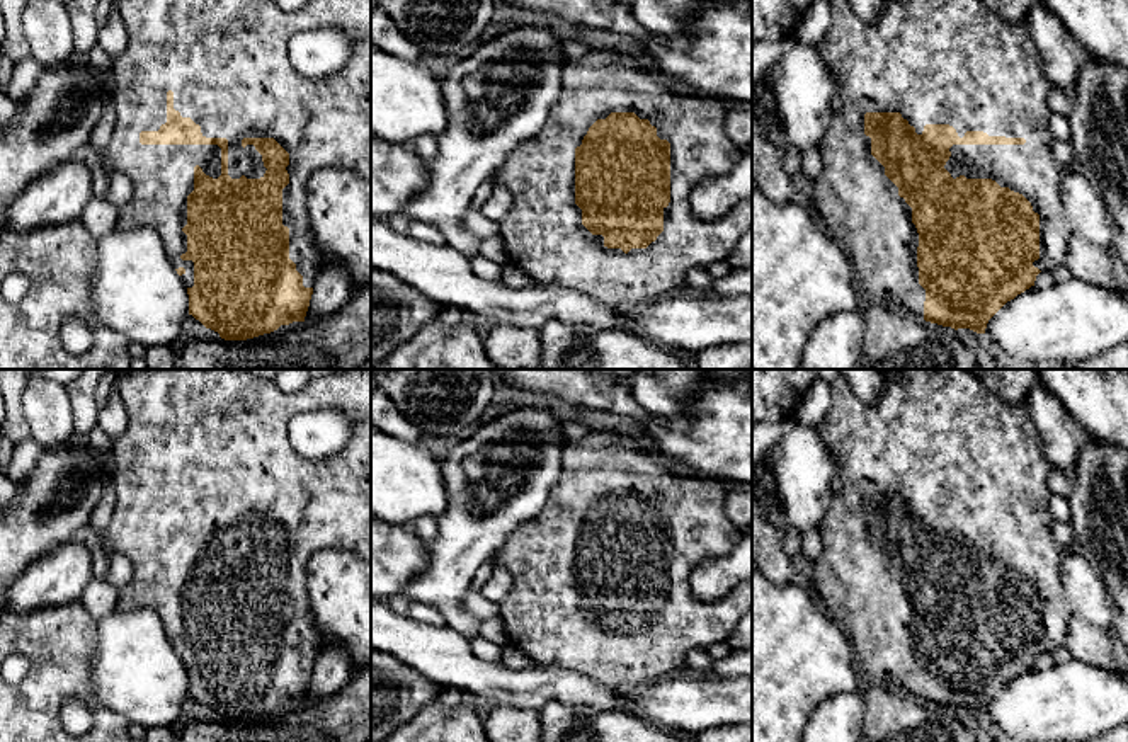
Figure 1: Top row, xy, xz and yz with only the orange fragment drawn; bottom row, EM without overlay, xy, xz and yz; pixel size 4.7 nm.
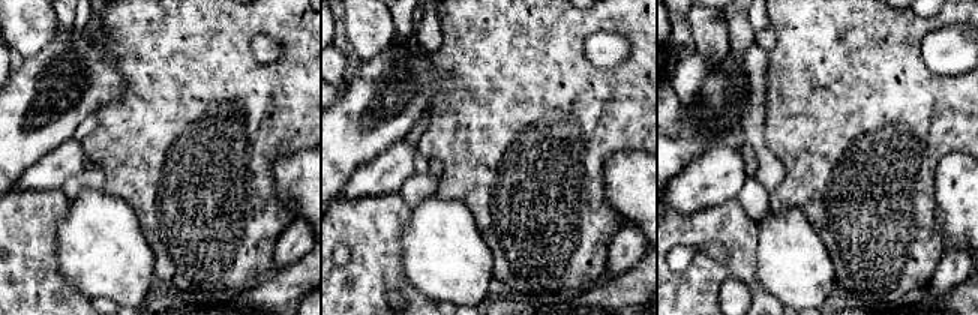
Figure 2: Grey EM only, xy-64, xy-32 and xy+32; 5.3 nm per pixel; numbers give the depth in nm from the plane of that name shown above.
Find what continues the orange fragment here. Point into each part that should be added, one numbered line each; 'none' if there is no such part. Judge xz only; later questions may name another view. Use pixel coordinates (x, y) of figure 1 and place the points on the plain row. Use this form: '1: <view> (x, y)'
1: xz (543, 615)

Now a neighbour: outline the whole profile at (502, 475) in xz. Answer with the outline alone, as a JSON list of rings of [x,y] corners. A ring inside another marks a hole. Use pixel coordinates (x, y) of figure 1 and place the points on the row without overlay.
[[[519,408],[483,424],[441,459],[447,507],[436,517],[439,536],[427,545],[427,568],[407,585],[403,596],[437,609],[446,626],[470,642],[480,636],[481,621],[463,608],[463,599],[475,572],[495,558],[521,522],[534,519],[546,505],[561,475],[567,441],[561,422],[550,408]]]

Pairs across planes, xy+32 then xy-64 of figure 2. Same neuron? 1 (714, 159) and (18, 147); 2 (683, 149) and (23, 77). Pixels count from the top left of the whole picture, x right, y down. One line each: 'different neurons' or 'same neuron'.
1: different neurons
2: same neuron

